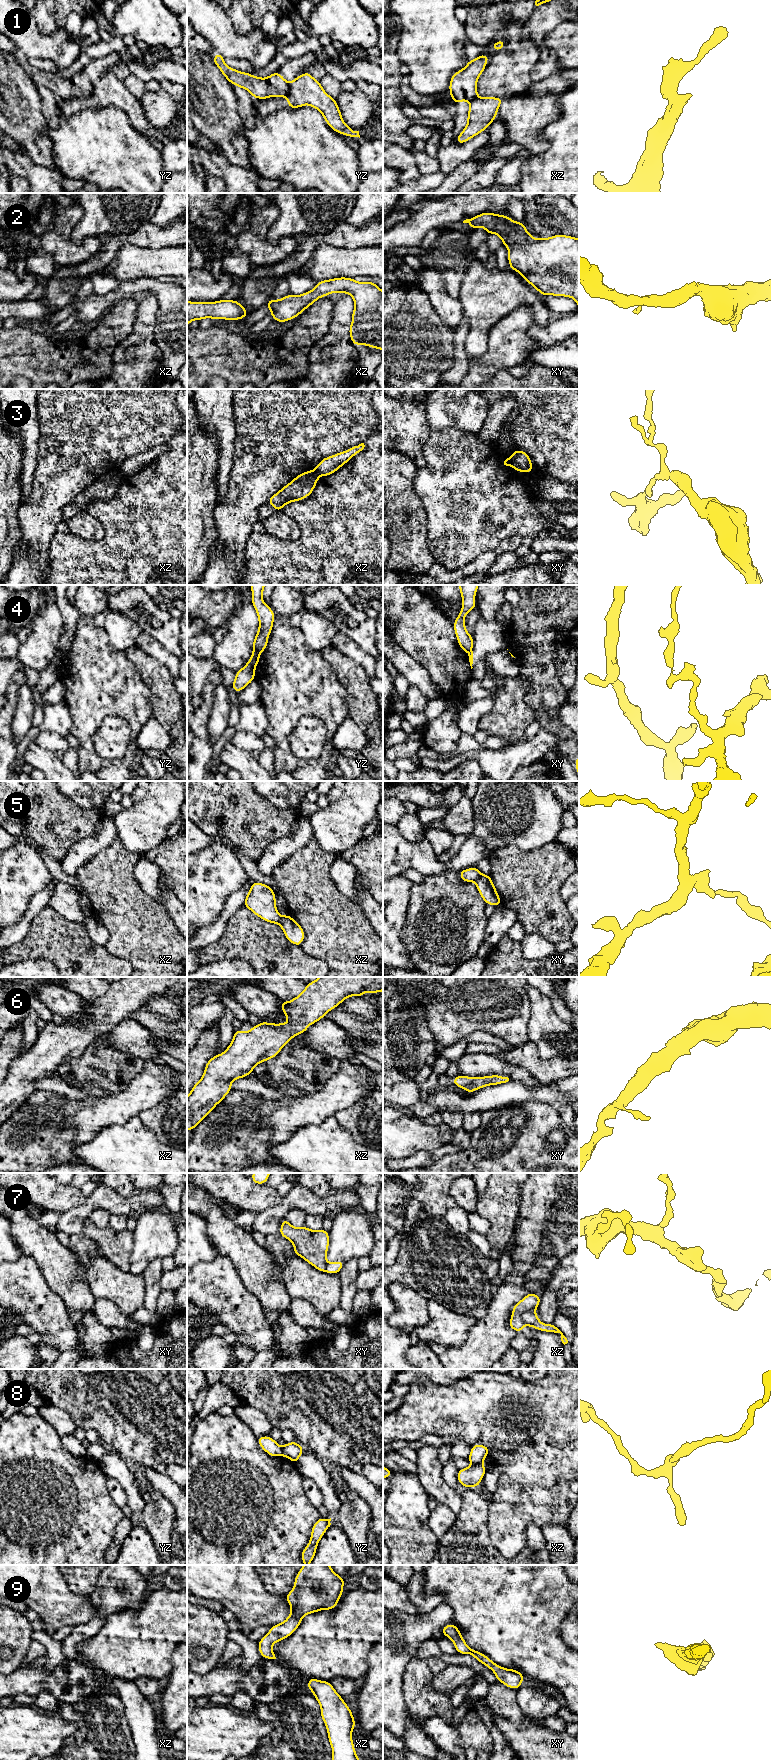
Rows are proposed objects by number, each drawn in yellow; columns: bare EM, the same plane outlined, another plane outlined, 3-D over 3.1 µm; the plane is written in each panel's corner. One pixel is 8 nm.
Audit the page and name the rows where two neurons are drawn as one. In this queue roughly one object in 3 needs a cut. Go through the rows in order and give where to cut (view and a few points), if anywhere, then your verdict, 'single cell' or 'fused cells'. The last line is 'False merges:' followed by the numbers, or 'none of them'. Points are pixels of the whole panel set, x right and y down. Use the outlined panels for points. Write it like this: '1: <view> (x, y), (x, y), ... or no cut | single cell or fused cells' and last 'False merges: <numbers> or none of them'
1: yz (289, 84), (287, 95) | fused cells
2: no cut | single cell
3: xy (508, 458), (511, 464) | fused cells
4: yz (253, 649), (259, 653) | fused cells
5: xz (281, 916), (279, 924) | fused cells
6: no cut | single cell
7: xz (534, 1309), (528, 1309), (522, 1314), (522, 1322), (524, 1324) | fused cells
8: xz (472, 1463), (481, 1464) | fused cells
9: no cut | single cell
False merges: 1, 3, 4, 5, 7, 8

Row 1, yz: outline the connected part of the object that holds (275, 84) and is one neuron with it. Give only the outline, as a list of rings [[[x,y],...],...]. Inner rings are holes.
[[[216,52],[212,61],[232,85],[246,89],[253,98],[268,99],[274,96],[284,98],[288,95],[289,84],[279,72],[260,78],[227,66],[224,59],[219,52]]]

